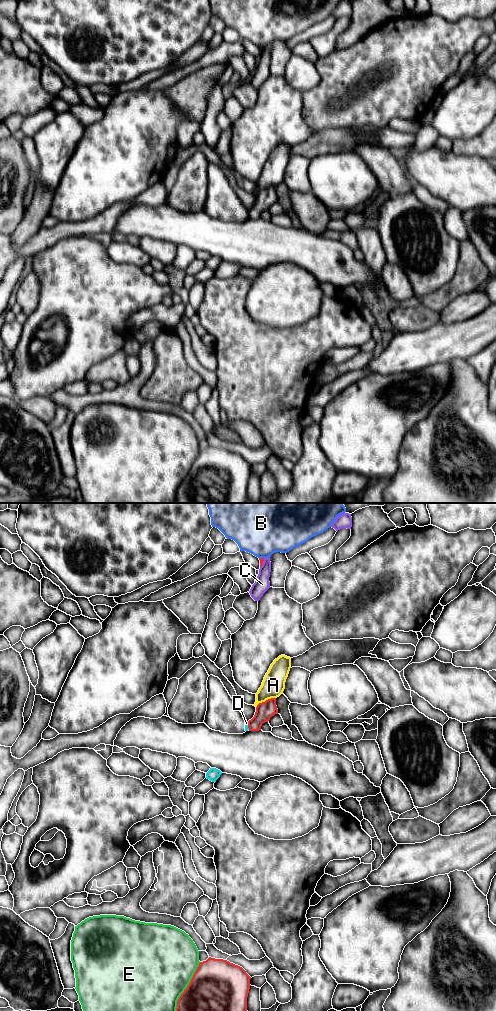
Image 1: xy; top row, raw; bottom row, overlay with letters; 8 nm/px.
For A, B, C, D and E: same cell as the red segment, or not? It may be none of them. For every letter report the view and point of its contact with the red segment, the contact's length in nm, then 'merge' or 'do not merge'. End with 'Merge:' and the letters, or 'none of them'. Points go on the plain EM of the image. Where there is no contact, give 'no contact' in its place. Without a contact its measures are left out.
A: contact xy (266, 188); length 180 nm; do not merge
B: contact xy (261, 46); length 40 nm; do not merge
C: contact xy (262, 51); length 90 nm; do not merge
D: contact xy (248, 214); length 70 nm; do not merge
E: contact xy (186, 476); length 460 nm; do not merge
Merge: none of them

